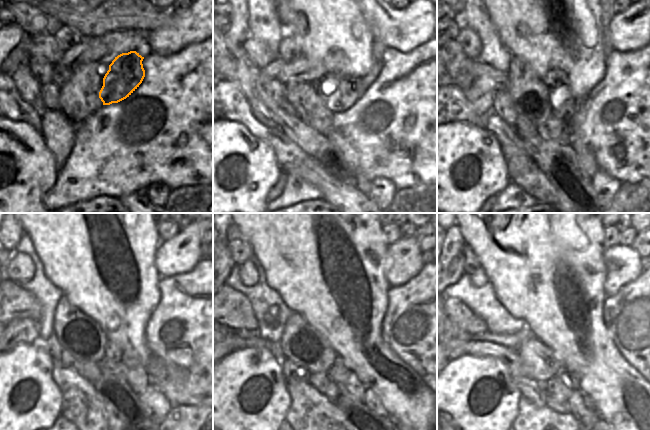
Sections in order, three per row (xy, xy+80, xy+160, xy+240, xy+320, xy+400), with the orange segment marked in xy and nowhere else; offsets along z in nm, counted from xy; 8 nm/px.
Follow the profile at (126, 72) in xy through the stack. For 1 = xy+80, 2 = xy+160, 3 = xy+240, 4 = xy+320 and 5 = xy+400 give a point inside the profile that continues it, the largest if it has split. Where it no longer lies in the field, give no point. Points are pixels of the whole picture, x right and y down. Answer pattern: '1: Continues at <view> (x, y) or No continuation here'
1: Continues at xy+80 (339, 93)
2: Continues at xy+160 (563, 104)
3: Continues at xy+240 (112, 352)
4: Continues at xy+320 (338, 373)
5: Continues at xy+400 (560, 388)

